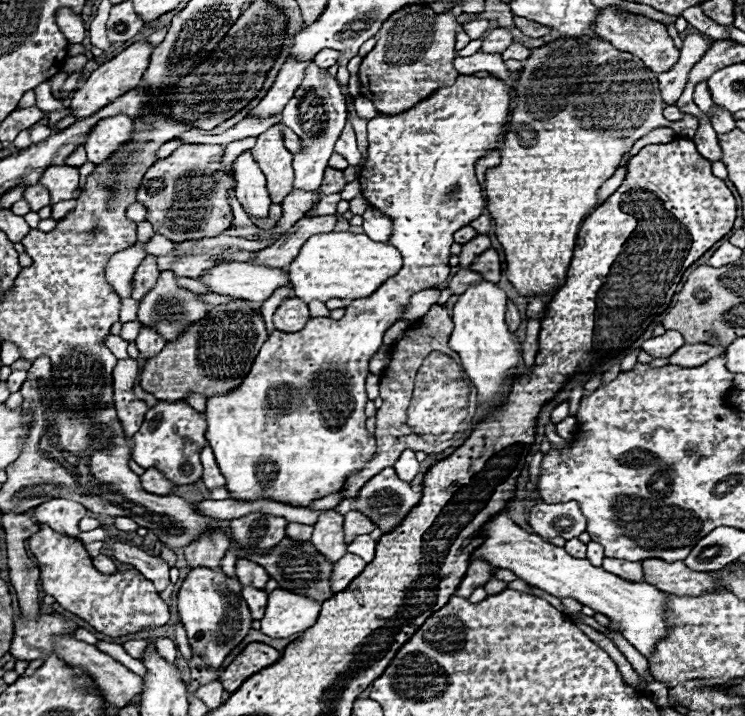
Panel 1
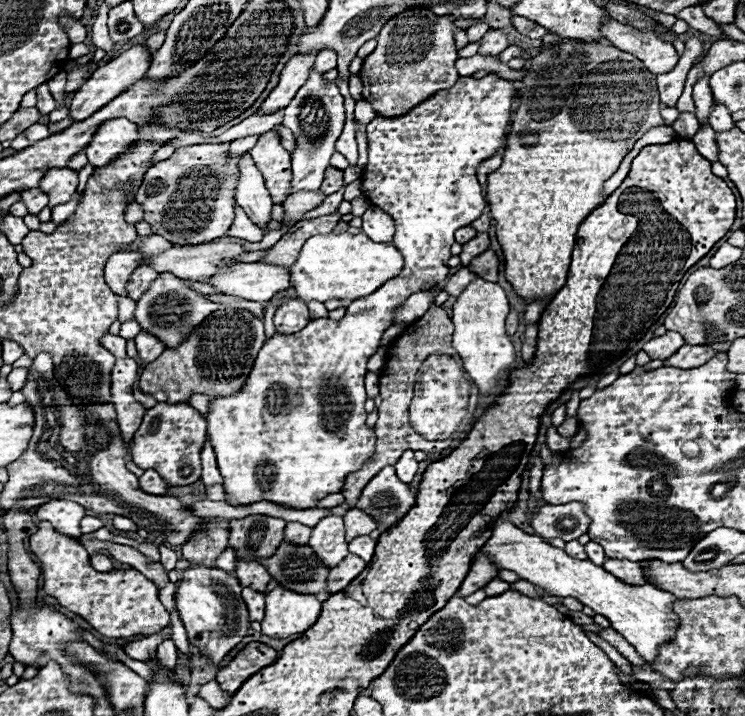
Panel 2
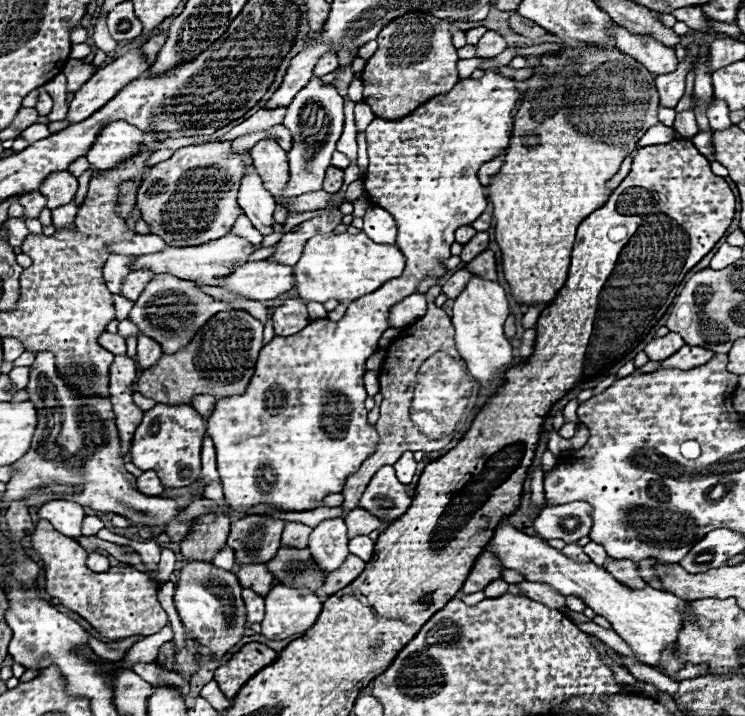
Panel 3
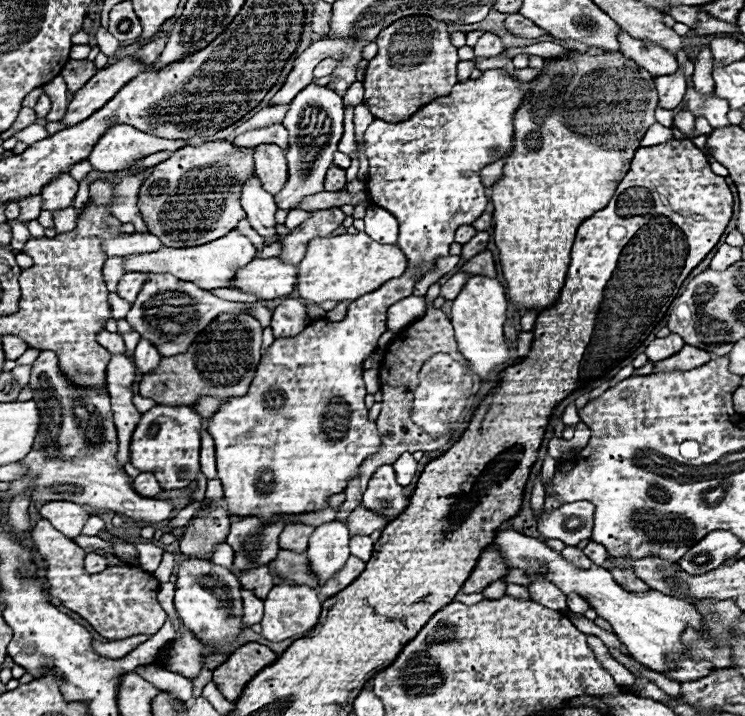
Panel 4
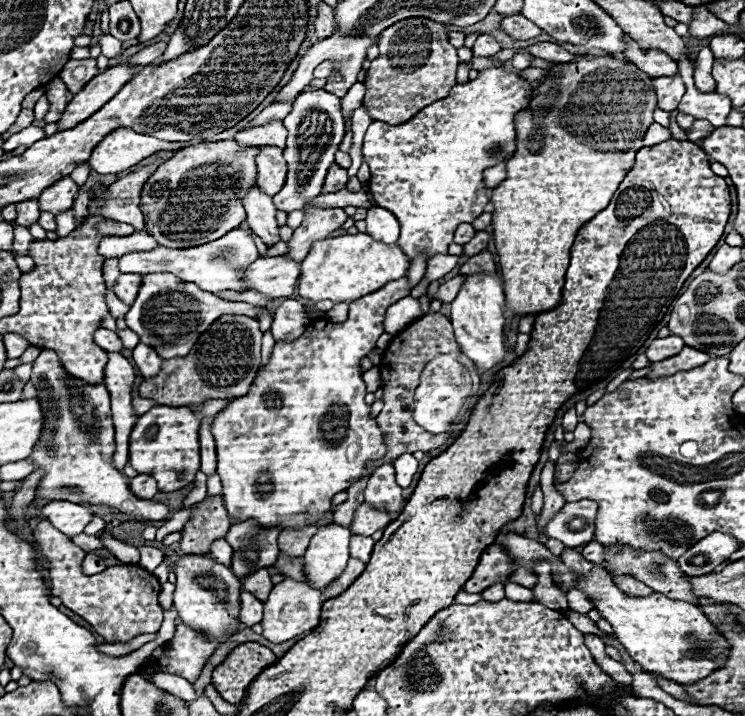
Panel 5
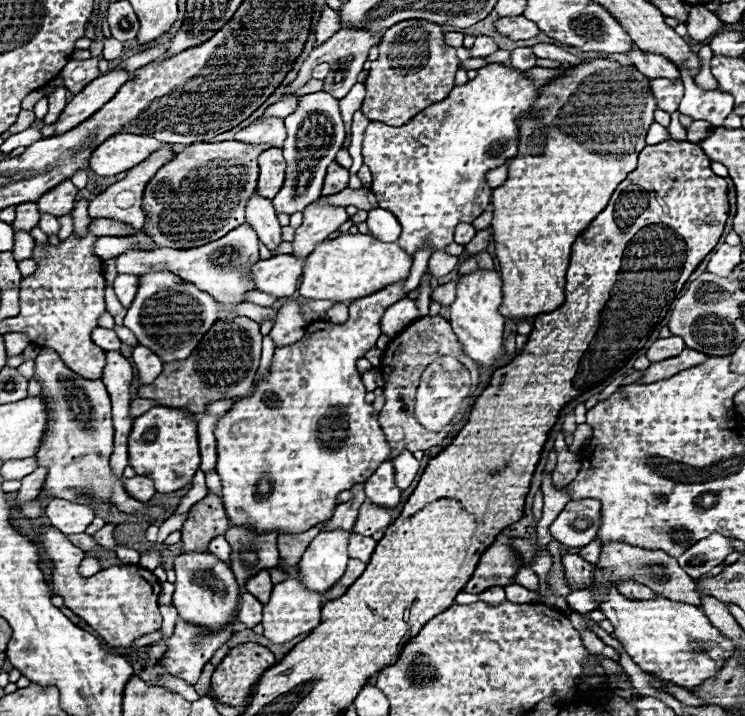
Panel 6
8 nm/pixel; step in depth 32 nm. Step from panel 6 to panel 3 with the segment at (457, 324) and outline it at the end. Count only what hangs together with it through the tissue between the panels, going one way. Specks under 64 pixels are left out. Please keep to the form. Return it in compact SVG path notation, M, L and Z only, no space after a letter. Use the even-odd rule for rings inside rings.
M472 276L452 306L452 324L456 328L456 350L466 360L470 374L480 386L490 384L492 376L512 362L512 346L504 336L504 322L508 318L508 300L504 288L496 280Z

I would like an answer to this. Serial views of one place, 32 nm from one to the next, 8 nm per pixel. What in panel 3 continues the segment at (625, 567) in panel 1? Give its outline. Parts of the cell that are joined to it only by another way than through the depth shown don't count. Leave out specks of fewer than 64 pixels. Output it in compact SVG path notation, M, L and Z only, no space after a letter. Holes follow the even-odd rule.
M610 560L606 564L606 570L620 580L626 588L646 588L646 582L638 576L638 568L630 560Z

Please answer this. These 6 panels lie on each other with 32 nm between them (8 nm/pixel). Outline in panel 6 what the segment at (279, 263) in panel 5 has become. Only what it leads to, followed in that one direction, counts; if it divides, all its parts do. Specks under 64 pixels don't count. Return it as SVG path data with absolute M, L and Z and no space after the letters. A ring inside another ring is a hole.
M278 254L268 260L260 260L252 266L252 280L260 292L268 292L276 298L292 296L298 288L306 260L292 254Z

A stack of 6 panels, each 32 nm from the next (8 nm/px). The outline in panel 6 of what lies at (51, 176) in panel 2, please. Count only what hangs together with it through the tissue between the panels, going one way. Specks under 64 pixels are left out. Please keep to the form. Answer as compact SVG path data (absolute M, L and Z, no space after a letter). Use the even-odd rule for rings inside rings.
M66 180L62 184L58 184L58 188L52 188L50 192L46 192L46 196L42 196L36 202L38 212L40 214L52 214L52 216L58 216L58 218L72 214L76 194L78 194L78 190L74 188L74 184L70 180Z

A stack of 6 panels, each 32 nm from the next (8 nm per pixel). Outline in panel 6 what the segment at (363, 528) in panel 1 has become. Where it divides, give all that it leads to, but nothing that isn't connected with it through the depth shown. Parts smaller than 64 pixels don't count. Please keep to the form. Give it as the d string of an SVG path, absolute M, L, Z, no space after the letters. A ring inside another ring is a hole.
M364 500L364 504L358 510L354 532L362 536L372 536L382 528L388 528L390 524L392 524L392 508L382 508L372 504L370 500Z

